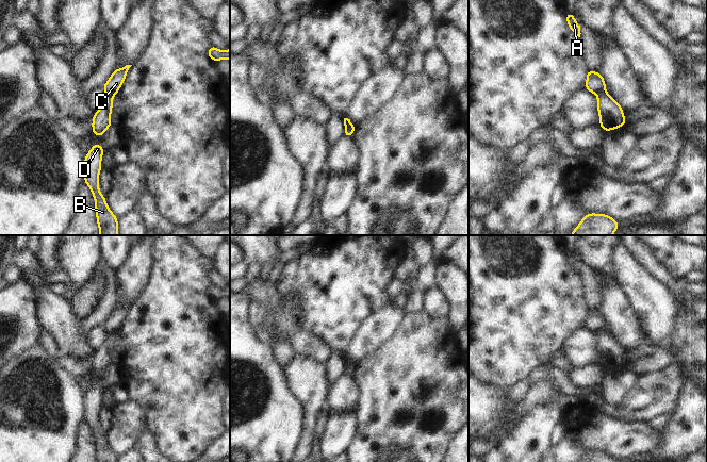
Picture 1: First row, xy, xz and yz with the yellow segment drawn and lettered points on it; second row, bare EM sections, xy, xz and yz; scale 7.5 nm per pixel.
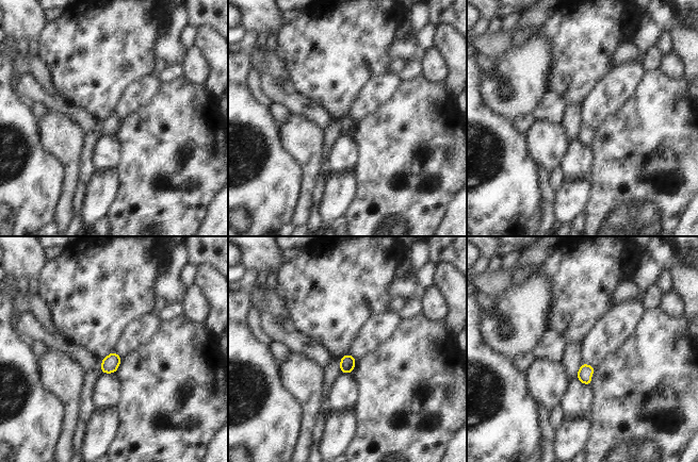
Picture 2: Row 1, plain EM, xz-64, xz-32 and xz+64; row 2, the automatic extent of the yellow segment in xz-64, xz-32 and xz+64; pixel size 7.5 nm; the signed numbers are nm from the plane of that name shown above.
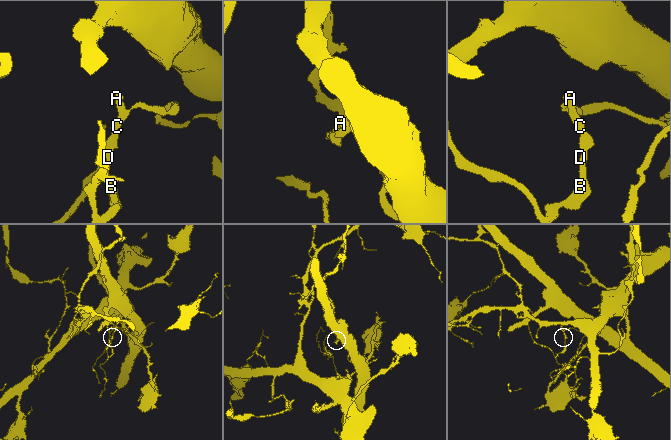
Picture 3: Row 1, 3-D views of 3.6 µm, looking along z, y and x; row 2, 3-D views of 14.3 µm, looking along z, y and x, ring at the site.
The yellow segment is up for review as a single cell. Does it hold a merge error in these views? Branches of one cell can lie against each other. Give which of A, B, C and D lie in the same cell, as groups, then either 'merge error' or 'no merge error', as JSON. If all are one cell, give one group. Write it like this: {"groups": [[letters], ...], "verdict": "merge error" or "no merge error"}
{"groups": [["A", "C"], ["B", "D"]], "verdict": "merge error"}

